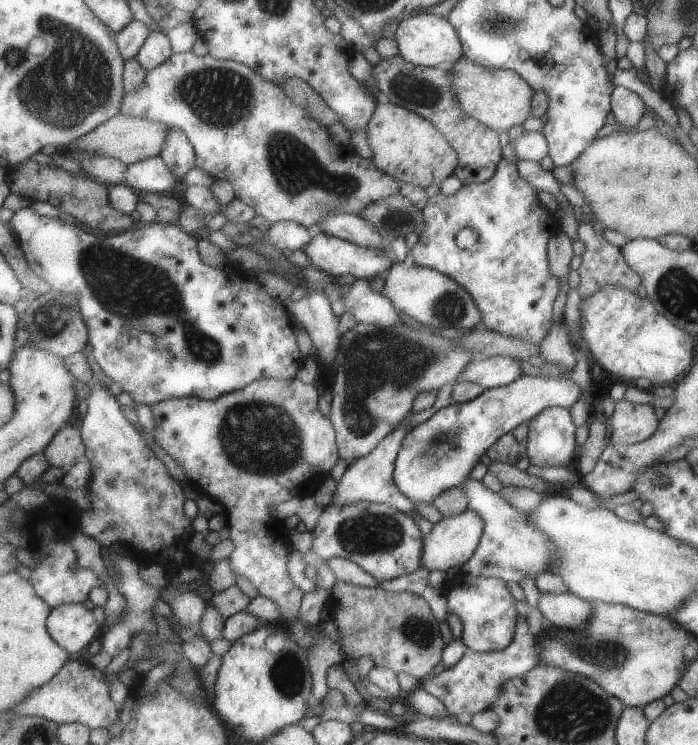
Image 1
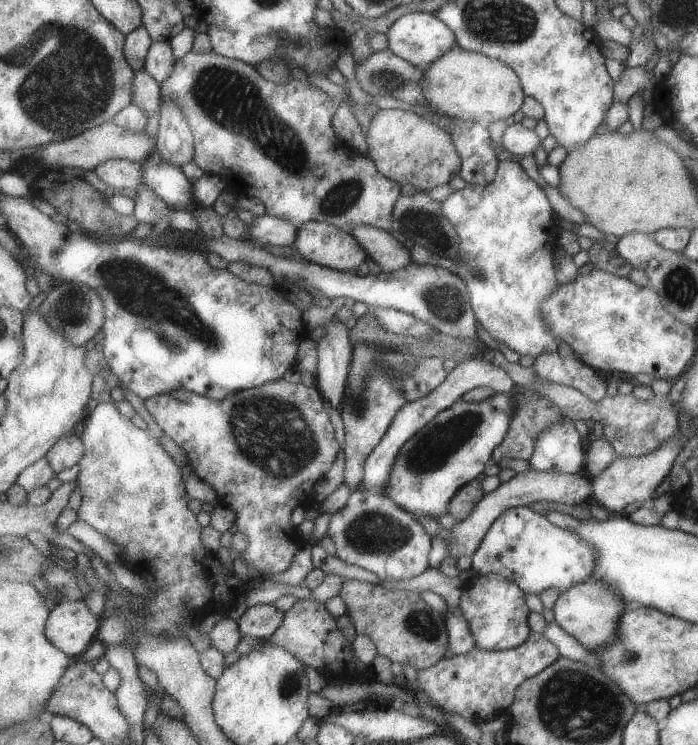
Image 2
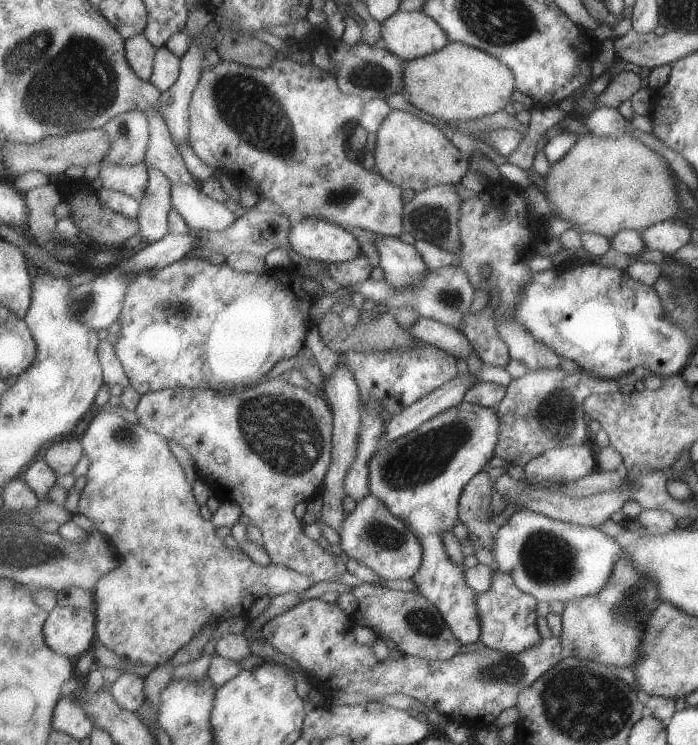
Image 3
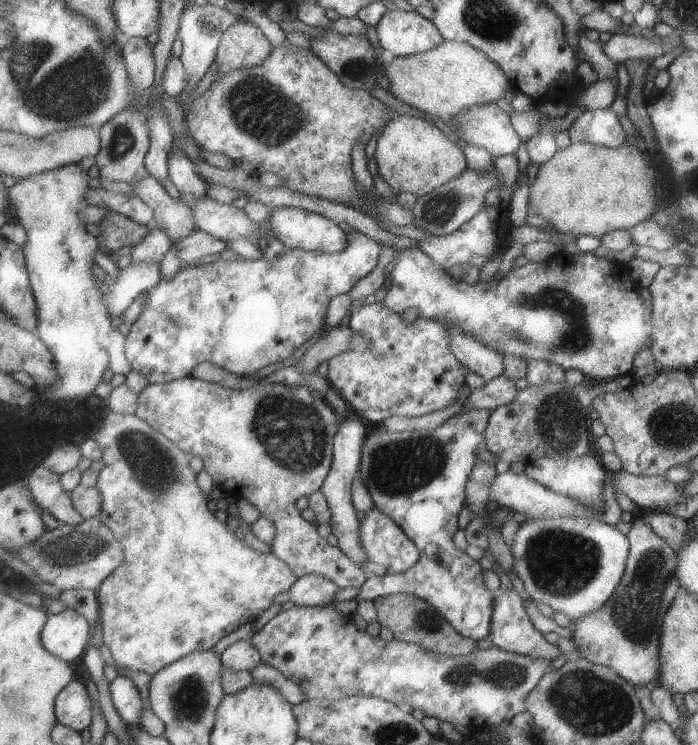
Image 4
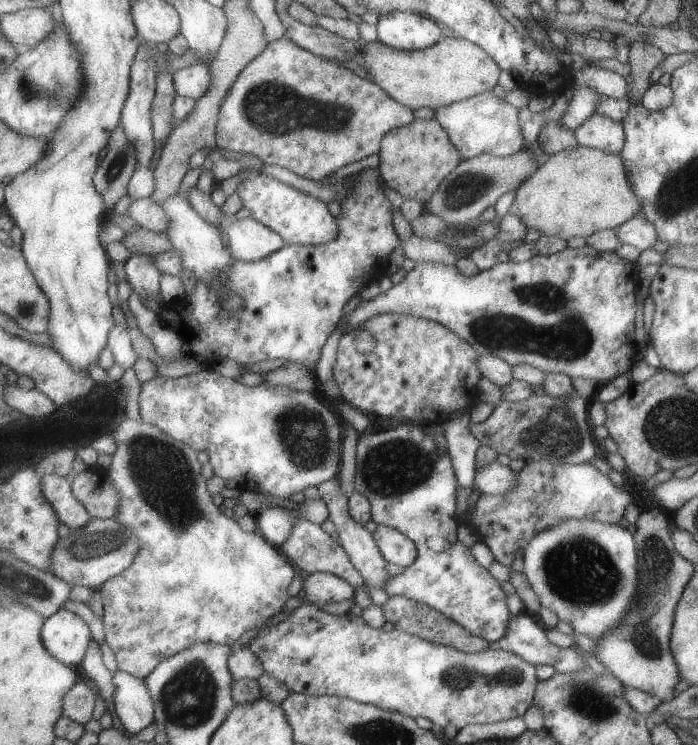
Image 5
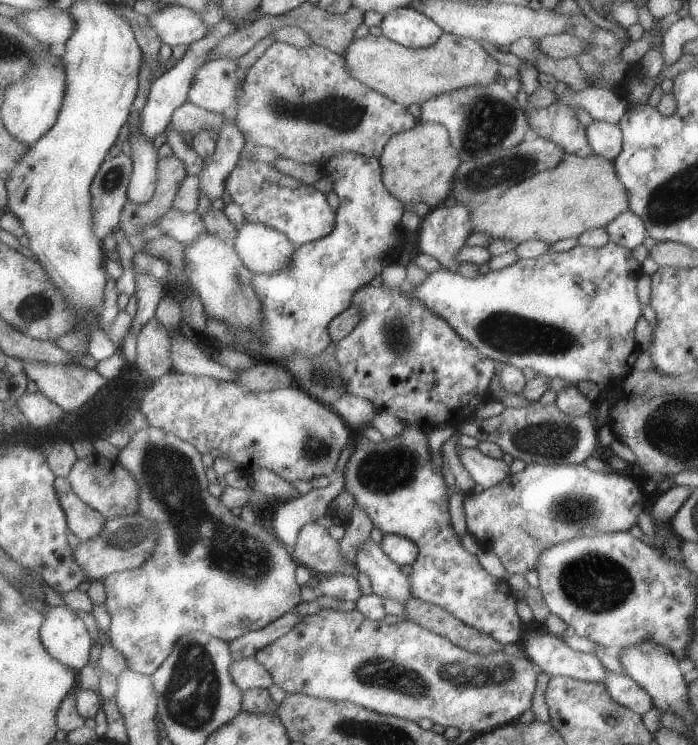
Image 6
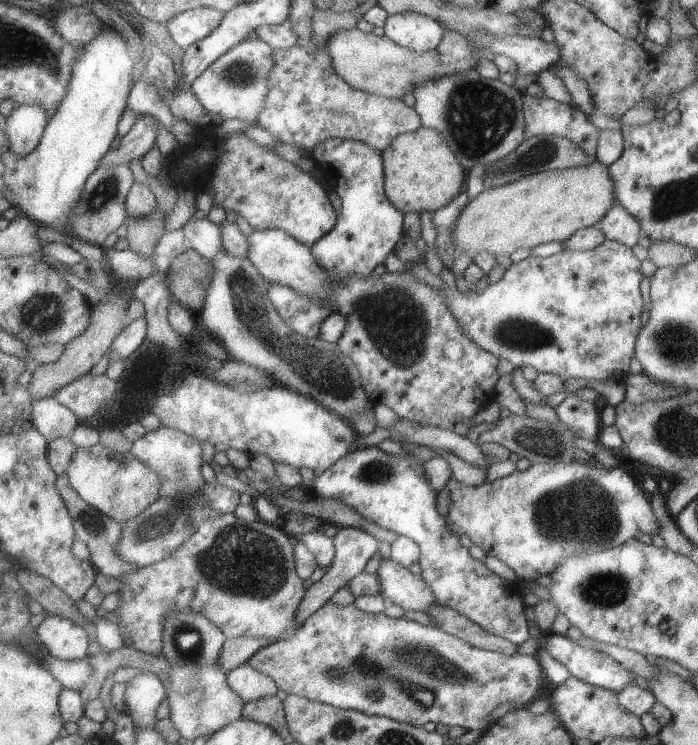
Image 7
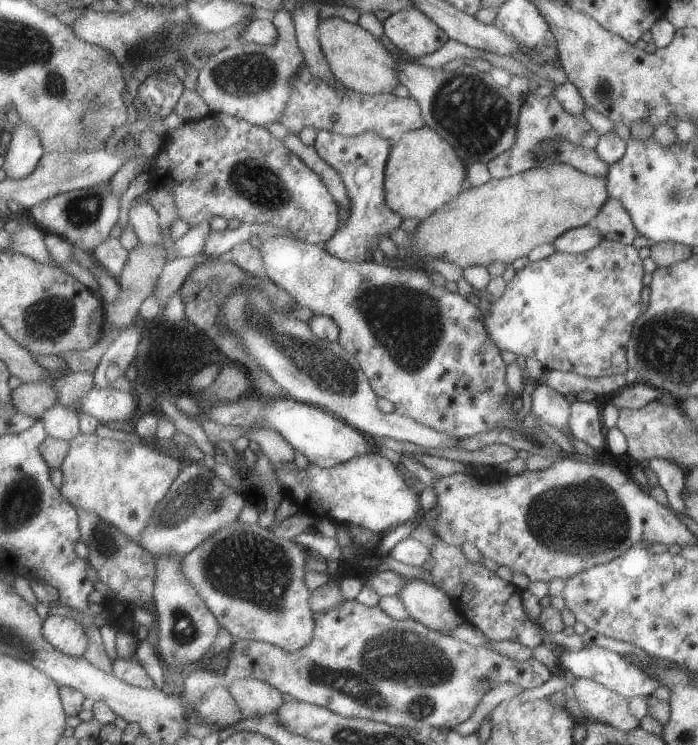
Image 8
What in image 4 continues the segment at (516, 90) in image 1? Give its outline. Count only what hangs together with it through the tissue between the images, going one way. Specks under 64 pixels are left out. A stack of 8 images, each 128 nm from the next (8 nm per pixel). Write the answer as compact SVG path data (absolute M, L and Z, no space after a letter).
M445 39L435 50L413 56L394 56L390 61L389 95L445 121L451 121L457 114L464 116L475 106L494 106L503 97L503 87L507 82L502 69L483 50L457 40Z

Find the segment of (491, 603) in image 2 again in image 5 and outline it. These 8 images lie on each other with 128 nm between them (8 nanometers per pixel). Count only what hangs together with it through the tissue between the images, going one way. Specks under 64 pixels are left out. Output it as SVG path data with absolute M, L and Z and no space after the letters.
M527 612L518 613L511 616L511 622L507 624L507 632L503 638L507 643L506 649L522 657L527 664L537 666L539 664L548 664L553 667L555 673L581 672L581 670L589 670L589 666L585 664L583 656L577 652L577 648L559 648L555 644L551 644L547 640L546 629L541 625L540 621L532 617Z

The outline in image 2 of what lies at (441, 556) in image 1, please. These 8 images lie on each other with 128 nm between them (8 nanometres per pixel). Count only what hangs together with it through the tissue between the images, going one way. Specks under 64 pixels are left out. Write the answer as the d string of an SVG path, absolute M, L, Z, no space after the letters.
M531 468L525 472L515 473L507 482L501 483L495 490L483 494L481 502L477 504L471 518L465 522L461 521L452 530L453 539L450 542L449 553L453 559L475 554L477 548L483 544L483 535L489 526L497 520L497 517L510 508L531 504L531 502L561 502L573 506L581 502L589 501L592 496L591 479L584 474L558 473L555 471L536 471Z

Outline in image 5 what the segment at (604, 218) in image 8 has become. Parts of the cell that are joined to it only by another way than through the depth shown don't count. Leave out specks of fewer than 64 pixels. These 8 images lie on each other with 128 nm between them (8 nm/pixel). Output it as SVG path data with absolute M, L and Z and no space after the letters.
M637 211L629 220L613 228L619 244L631 244L640 251L652 248L657 240L655 229L641 212Z

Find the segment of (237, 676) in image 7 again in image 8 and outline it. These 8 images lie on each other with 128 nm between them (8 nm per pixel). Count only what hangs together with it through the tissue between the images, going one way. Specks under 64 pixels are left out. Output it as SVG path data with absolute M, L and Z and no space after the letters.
M239 678L229 685L233 698L237 700L242 720L251 716L273 714L283 707L283 694L267 682L257 678Z

